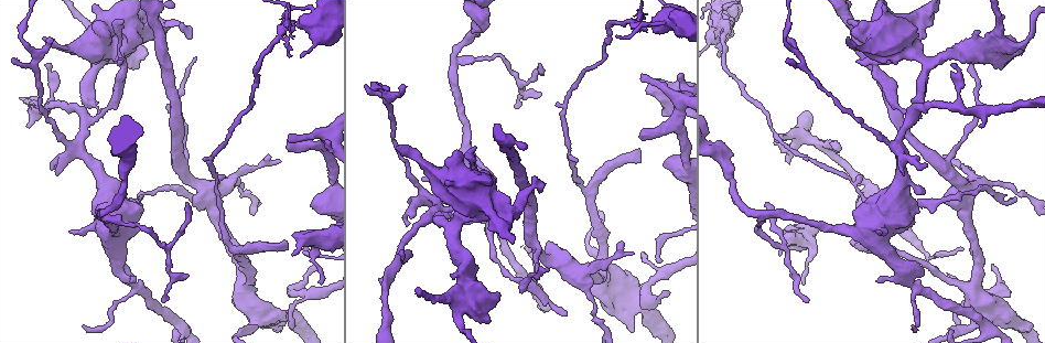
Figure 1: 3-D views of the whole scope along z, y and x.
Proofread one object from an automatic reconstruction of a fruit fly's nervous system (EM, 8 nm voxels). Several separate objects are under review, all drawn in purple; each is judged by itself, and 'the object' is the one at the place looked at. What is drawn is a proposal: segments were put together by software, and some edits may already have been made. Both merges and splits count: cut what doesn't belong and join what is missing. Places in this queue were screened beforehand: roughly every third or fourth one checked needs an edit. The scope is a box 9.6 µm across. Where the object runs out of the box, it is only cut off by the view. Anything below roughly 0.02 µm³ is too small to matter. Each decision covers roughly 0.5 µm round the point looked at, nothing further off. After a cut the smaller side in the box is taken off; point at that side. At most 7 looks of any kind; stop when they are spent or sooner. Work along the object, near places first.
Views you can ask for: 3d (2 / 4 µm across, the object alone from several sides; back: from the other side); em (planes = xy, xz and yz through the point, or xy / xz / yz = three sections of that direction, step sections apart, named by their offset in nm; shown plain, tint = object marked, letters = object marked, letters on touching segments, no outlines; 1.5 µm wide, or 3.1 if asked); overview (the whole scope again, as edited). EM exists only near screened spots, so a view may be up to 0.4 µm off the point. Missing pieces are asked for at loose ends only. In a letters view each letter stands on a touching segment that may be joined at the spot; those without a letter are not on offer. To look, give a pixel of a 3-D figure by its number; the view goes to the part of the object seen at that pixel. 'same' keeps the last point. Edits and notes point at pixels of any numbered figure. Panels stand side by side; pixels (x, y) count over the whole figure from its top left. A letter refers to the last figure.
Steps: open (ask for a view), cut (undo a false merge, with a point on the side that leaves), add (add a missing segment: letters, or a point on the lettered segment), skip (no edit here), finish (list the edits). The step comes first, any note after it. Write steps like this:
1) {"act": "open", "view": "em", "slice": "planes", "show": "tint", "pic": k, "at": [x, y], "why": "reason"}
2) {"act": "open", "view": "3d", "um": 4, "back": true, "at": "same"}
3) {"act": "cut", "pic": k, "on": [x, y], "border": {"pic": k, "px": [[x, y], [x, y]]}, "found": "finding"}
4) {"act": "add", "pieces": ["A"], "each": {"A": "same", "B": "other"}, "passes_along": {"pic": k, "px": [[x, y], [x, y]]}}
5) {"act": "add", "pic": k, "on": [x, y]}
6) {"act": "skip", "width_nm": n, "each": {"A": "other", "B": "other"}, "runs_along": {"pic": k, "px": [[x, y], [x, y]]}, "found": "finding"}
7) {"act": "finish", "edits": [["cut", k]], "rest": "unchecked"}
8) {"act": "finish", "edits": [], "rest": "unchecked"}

{"act": "open", "view": "em", "slice": "planes", "show": "letters", "pic": 1, "at": [395, 148], "why": "branch stops here"}

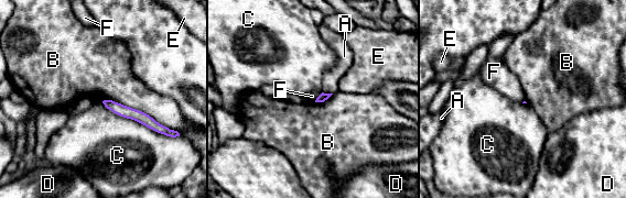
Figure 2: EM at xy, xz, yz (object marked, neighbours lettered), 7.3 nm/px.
{"act": "skip", "each": {"A": "other", "B": "other", "C": "other", "D": "other", "E": "other", "F": "other"}, "border": {"pic": 2, "px": [[322, 92], [314, 101]]}, "found": "none of them fits"}

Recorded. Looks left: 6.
{"act": "open", "view": "em", "slice": "xz", "step": 4, "show": "tint", "pic": 1, "at": [779, 256], "why": "an open end"}

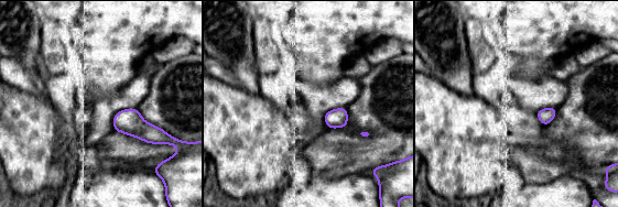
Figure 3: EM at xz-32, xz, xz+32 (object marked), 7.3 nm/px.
{"act": "open", "view": "em", "slice": "xy", "step": 8, "show": "letters", "at": "same"}

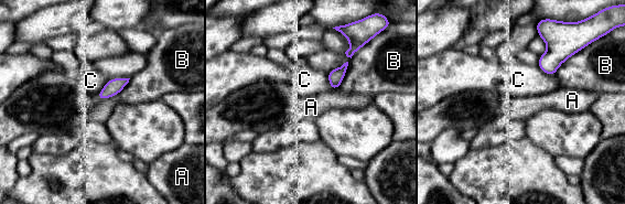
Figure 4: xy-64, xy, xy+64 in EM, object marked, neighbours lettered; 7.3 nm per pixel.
{"act": "skip", "each": {"A": "other", "B": "other", "C": "other"}, "border": {"pic": 4, "px": [[130, 78], [117, 94], [99, 100]]}, "found": "no lettered segment goes on from it"}

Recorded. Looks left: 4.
{"act": "open", "view": "em", "um": 3.1, "slice": "planes", "show": "letters", "pic": 1, "at": [632, 252], "why": "free end"}

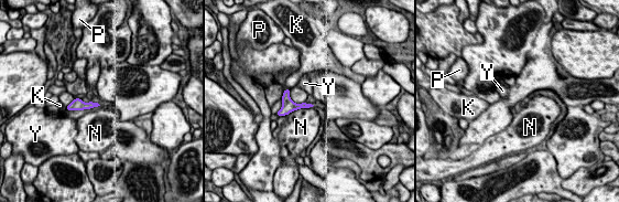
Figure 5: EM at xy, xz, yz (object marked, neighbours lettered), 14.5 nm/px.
{"act": "skip", "width_nm": 100, "each": {"K": "other", "N": "other", "P": "other", "Y": "other"}, "border": {"pic": 5, "px": [[312, 106], [297, 108], [285, 115]]}, "found": "none of them fits"}

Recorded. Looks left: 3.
{"act": "finish", "edits": [], "rest": "unchecked"}

